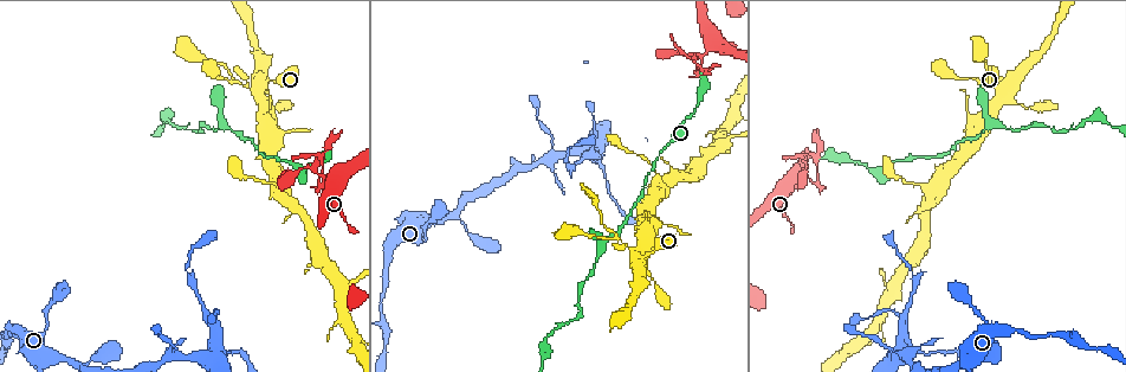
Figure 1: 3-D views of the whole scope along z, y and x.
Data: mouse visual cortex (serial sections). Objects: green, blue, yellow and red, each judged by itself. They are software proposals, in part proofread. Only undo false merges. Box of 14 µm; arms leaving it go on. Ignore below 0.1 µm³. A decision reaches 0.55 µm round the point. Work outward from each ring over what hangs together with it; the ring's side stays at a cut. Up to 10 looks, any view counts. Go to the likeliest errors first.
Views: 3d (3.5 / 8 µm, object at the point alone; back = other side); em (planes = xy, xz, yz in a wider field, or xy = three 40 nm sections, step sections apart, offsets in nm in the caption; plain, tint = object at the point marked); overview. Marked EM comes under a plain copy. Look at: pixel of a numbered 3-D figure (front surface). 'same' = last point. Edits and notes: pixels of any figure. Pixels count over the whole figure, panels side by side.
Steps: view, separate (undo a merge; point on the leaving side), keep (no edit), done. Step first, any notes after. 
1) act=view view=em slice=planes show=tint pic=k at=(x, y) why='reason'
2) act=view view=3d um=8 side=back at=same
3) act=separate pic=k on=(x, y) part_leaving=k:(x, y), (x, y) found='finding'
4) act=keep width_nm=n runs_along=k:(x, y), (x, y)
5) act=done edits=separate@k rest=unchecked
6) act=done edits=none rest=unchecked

act=view view=3d um=3.5 side=back pic=1 at=(617, 239)

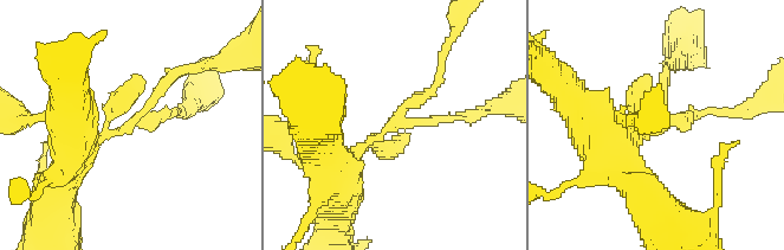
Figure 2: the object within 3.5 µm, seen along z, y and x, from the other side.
act=view view=em slice=xy step=5 show=tint pic=2 at=(133, 121) why='now the EM'

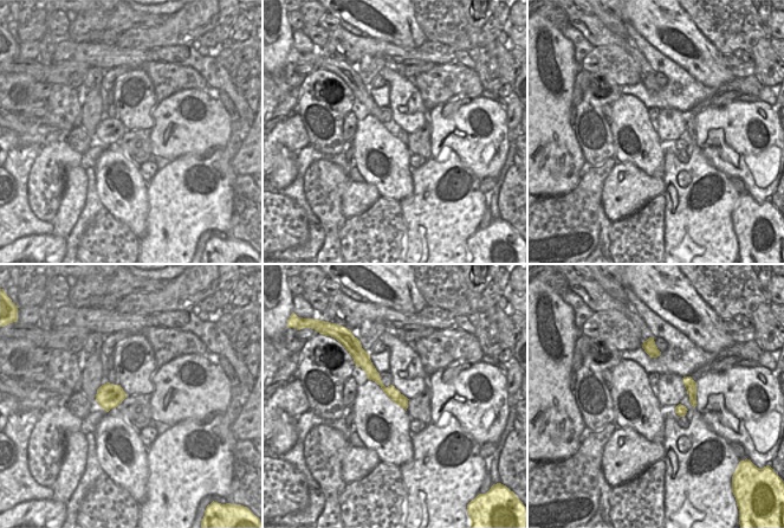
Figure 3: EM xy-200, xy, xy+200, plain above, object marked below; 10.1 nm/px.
act=keep runs_along=3:(365, 355), (378, 382), (405, 405) found='all the same cell'

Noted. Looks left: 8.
act=view view=3d um=3.5 side=back pic=1 at=(602, 166) why='calibre changes'

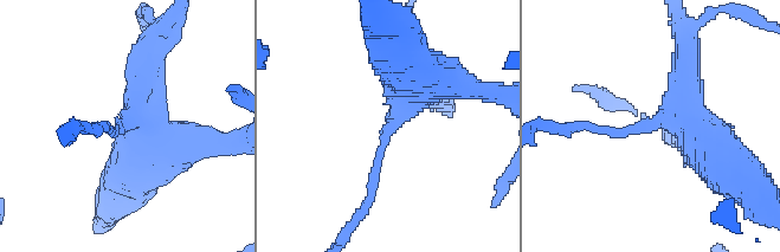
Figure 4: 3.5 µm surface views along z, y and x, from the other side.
act=view view=em slice=planes show=tint pic=4 at=(124, 121)

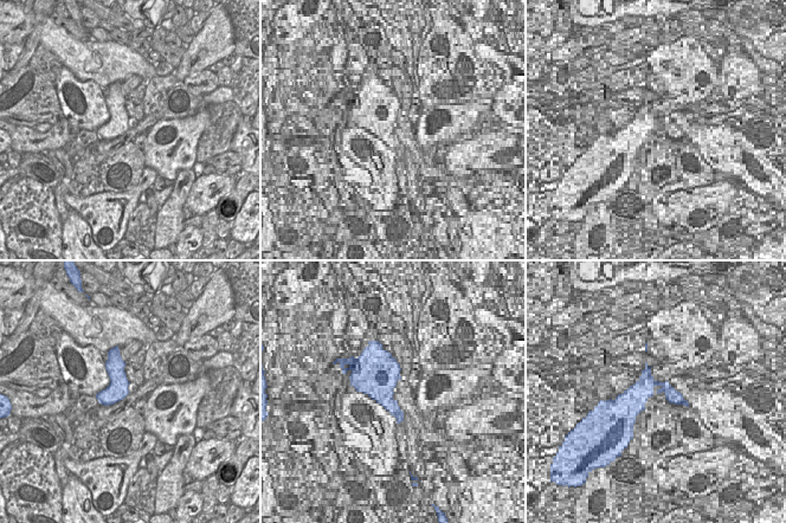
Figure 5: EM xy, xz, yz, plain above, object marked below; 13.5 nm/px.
act=view view=em slice=xy step=3 show=tint at=same

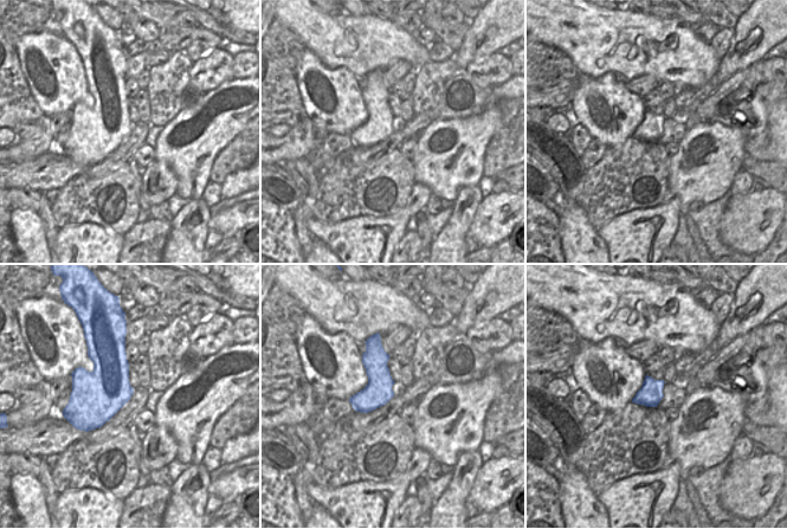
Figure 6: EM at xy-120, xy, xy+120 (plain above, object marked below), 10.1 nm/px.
act=keep arm_widths_nm=150,600 runs_along=4:(433, 81), (397, 110), (372, 195) found='one cell here'

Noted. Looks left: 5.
act=view view=3d um=8 pic=1 at=(10, 333) why='sudden change in width'

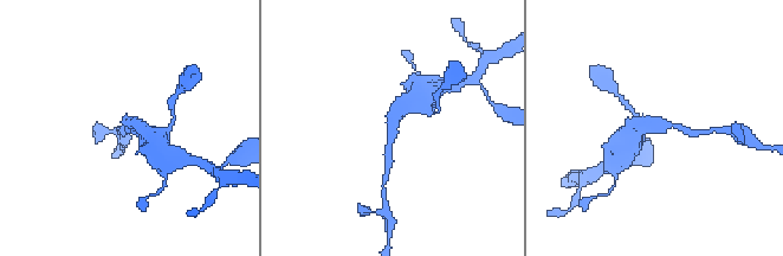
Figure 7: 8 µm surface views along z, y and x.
act=view view=em slice=planes show=tint pic=7 at=(393, 130) arm_widths_nm=200,400 why='now the EM'

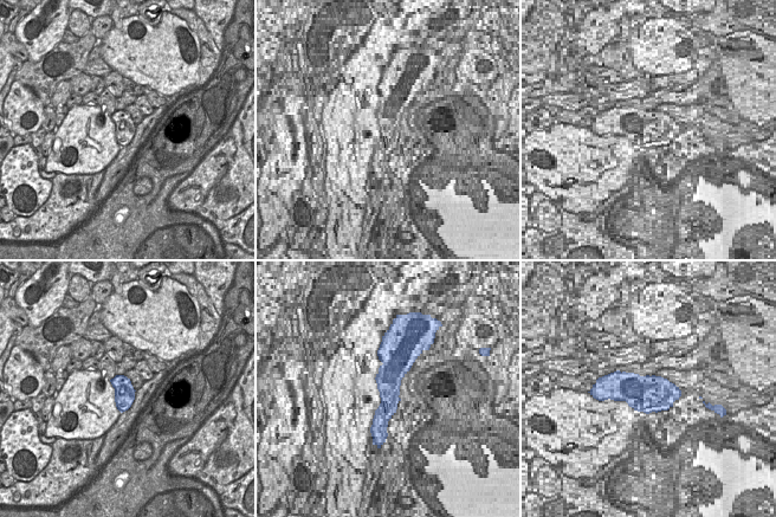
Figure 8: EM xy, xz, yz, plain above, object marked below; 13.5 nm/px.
act=keep runs_along=7:(419, 101), (399, 110), (389, 160) found='one cell here'

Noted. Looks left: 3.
act=view view=em slice=xy step=5 show=tint pic=1 at=(911, 301) why='a narrow waist'

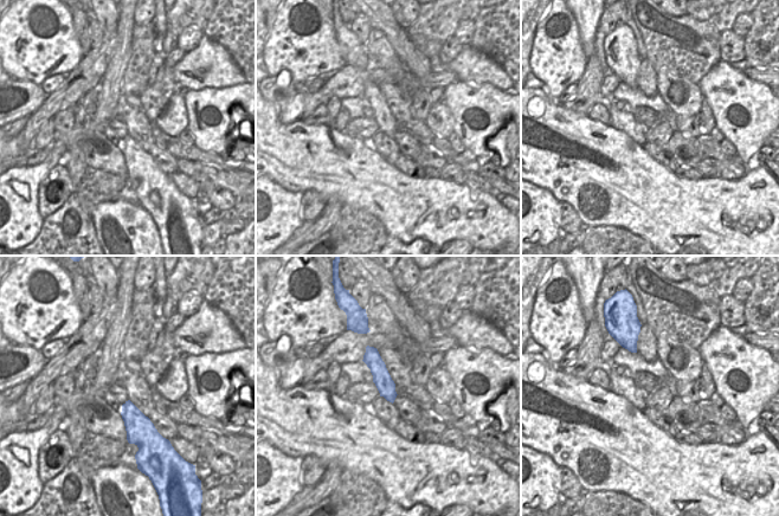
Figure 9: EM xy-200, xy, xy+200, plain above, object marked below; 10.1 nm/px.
act=view view=3d um=3.5 at=same

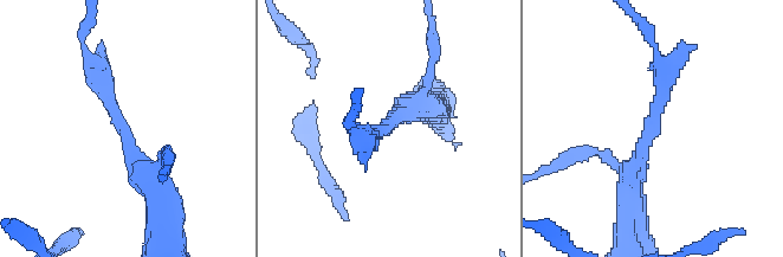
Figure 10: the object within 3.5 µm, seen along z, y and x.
act=keep runs_along=9:(368, 349), (391, 398) found='continuous, no second cell'

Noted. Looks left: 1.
act=done edits=none rest=unchecked

